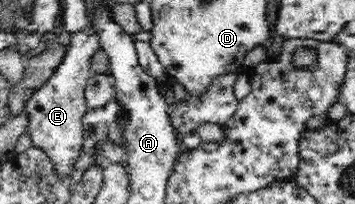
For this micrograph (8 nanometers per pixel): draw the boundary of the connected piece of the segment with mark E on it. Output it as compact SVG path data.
M89 27L70 36L70 43L65 46L60 63L53 69L50 77L32 95L26 99L24 110L25 132L28 133L32 146L49 160L53 168L54 179L63 185L76 171L76 163L83 142L82 116L88 109L84 102L84 84L92 75L91 59L99 48L96 35Z

